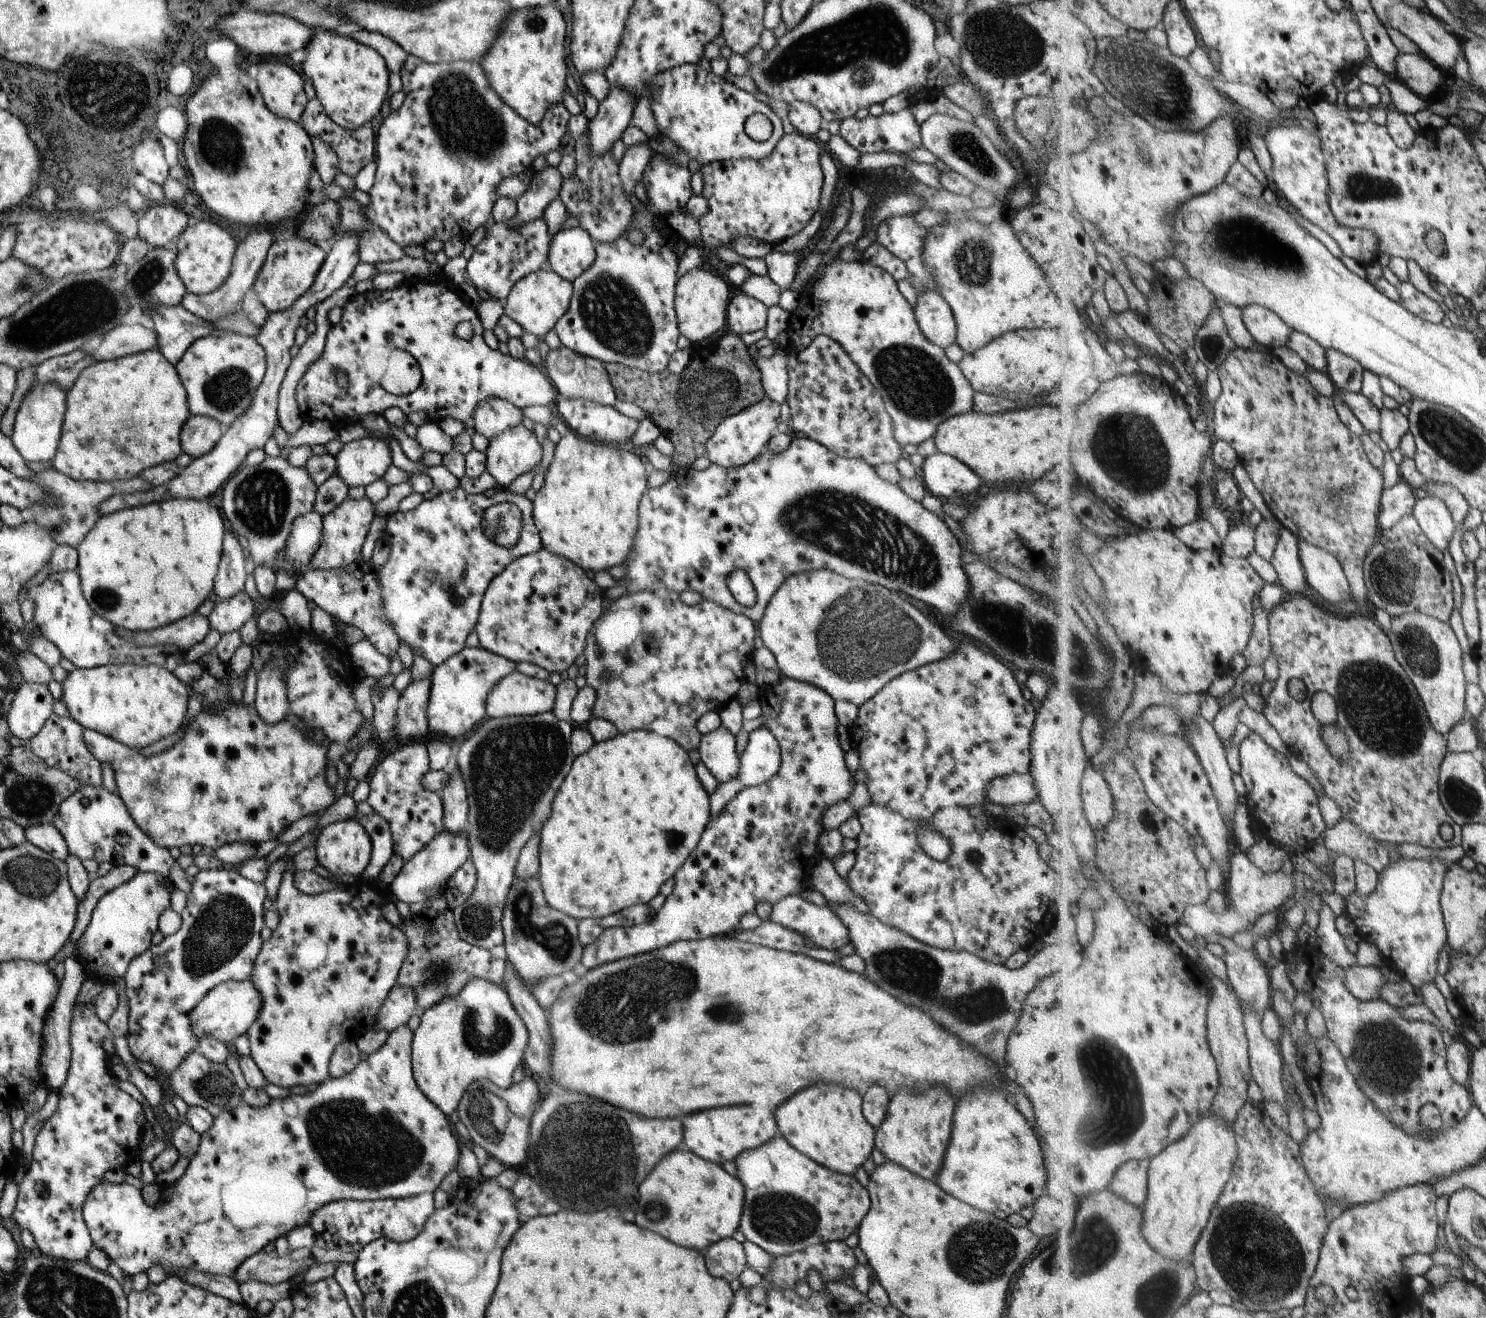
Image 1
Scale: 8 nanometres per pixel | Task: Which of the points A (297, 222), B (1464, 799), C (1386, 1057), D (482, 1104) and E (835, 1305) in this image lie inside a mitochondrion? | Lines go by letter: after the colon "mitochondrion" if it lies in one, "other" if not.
A: other
B: mitochondrion
C: mitochondrion
D: mitochondrion
E: other

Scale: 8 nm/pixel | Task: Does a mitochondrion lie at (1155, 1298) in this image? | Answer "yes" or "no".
yes

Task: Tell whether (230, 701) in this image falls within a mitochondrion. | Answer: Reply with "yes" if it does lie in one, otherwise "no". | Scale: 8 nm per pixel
no

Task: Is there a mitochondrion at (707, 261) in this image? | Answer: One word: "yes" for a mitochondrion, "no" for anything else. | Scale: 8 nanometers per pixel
no

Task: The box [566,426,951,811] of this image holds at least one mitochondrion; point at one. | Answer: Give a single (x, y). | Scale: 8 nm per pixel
(882, 546)

